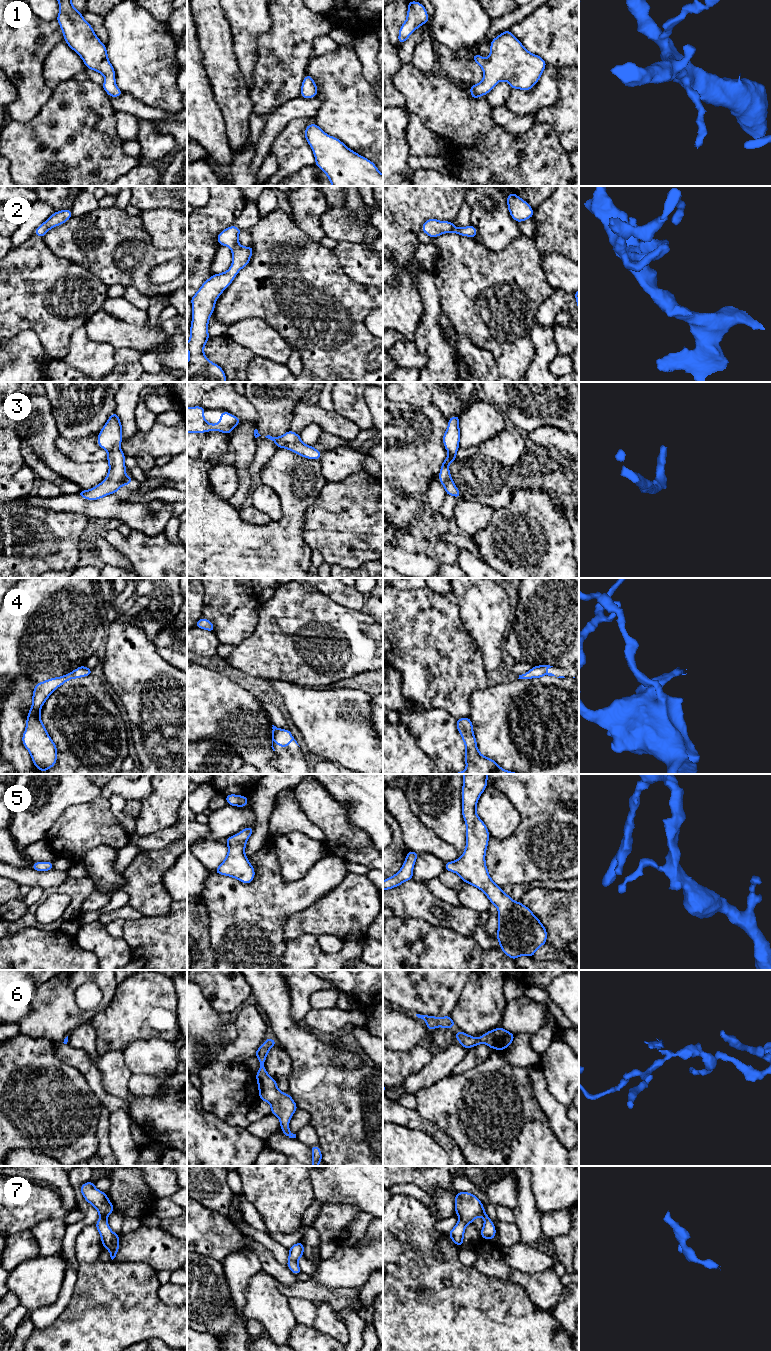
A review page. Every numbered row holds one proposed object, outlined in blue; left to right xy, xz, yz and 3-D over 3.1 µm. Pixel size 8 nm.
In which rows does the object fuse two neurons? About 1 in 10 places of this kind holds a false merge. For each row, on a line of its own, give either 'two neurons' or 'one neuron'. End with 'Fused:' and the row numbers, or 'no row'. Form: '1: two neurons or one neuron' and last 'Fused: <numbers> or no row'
1: one neuron
2: one neuron
3: one neuron
4: one neuron
5: one neuron
6: one neuron
7: one neuron
Fused: no row

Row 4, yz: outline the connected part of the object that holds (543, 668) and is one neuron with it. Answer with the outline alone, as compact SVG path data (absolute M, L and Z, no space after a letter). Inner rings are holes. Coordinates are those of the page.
M538 665L538 666L533 666L533 668L531 670L529 670L528 672L519 675L518 679L532 679L532 678L541 678L545 675L548 676L555 676L552 673L548 673L546 670L551 668L553 666L550 665ZM555 676L556 677L556 676Z

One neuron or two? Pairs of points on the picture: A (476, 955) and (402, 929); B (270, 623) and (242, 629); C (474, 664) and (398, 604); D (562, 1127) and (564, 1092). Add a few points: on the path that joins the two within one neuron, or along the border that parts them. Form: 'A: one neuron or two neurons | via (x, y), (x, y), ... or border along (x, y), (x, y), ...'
A: one neuron | via (458, 954), (427, 954), (420, 947)
B: two neurons | border along (258, 613), (258, 622), (255, 630), (240, 644)
C: one neuron | via (455, 661), (417, 623)
D: two neurons | border along (547, 1087), (549, 1092), (566, 1108), (568, 1118)

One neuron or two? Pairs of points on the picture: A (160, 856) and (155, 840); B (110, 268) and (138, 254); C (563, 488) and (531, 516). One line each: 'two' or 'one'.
A: two
B: one
C: two

